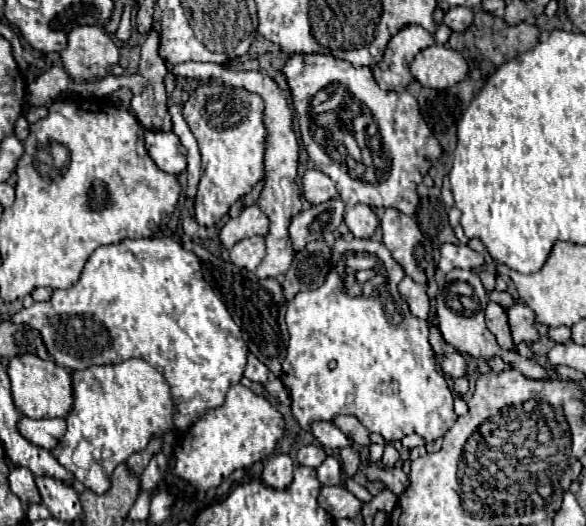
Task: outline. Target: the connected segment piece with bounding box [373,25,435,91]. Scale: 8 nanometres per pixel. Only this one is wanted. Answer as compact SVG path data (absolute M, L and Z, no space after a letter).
M407 25L395 37L391 37L383 59L373 69L379 87L389 91L403 91L413 81L409 71L413 57L431 43L435 43L433 35L421 25Z

